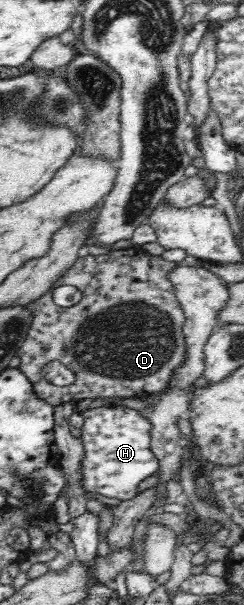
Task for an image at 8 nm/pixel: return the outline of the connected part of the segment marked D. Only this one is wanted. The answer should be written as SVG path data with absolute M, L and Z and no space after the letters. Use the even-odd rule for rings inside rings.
M133 246L131 248L120 250L110 249L107 253L98 256L91 256L88 253L84 253L79 259L77 259L77 263L75 263L65 275L59 277L59 279L51 285L51 288L37 299L38 308L33 311L33 325L31 325L31 329L29 329L29 333L27 333L27 339L25 339L23 345L21 345L21 349L17 351L17 355L21 357L19 368L21 368L21 371L27 375L29 380L31 380L31 383L33 383L35 394L37 394L39 398L43 398L43 400L50 403L52 406L63 402L73 402L76 404L82 399L101 399L104 397L135 397L145 399L151 395L157 395L167 385L173 369L184 360L185 340L182 327L185 316L182 312L182 307L176 299L173 284L169 282L169 272L175 266L179 266L180 264L181 263L161 260L159 256L147 254L141 247L135 248ZM135 265L145 265L145 281L143 281L143 283L139 283L139 275L137 275L137 277L127 277L129 273L135 273ZM64 285L76 287L82 293L81 300L74 306L63 308L53 302L53 290ZM50 361L60 361L63 365L66 365L71 369L71 371L75 373L76 382L70 386L56 386L51 384L48 380L45 380L43 373L41 373L41 369L43 369L43 367L45 367Z

